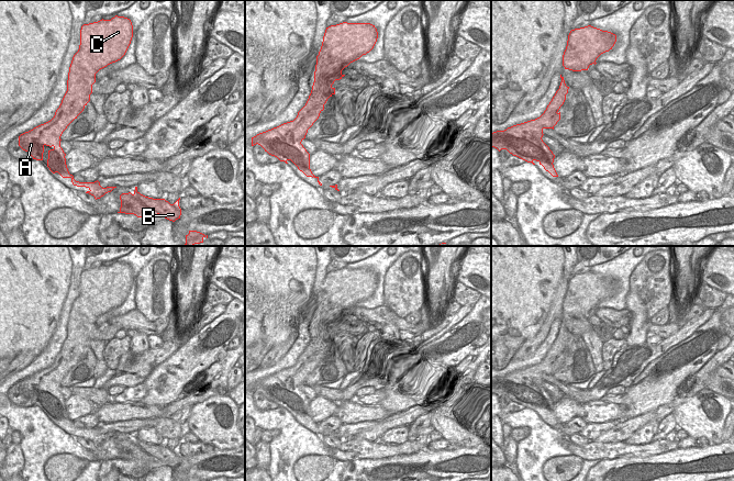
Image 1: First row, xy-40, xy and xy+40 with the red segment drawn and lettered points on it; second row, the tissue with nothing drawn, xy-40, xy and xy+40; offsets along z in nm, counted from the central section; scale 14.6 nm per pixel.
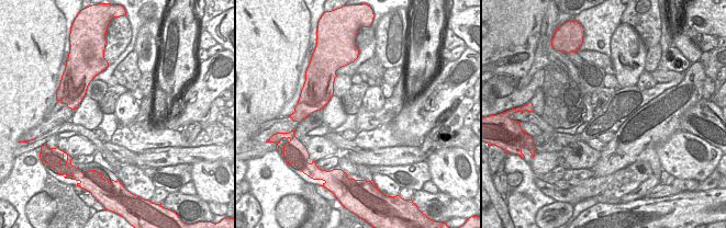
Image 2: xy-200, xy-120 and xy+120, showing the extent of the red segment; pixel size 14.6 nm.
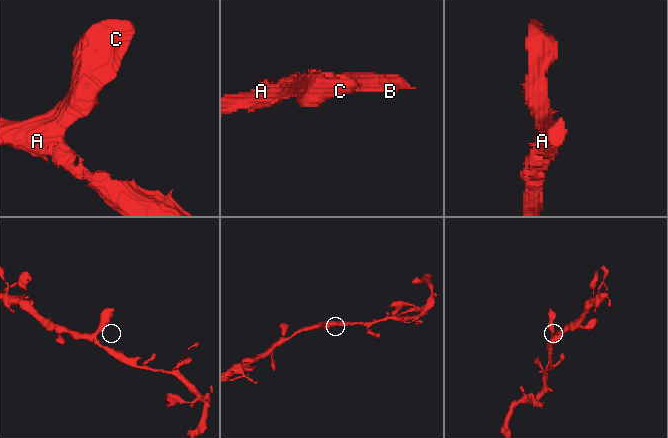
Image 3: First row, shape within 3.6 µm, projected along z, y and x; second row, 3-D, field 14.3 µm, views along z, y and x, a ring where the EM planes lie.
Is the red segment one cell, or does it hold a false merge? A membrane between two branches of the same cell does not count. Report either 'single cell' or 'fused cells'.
single cell

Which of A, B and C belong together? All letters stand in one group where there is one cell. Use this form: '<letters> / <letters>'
A B C

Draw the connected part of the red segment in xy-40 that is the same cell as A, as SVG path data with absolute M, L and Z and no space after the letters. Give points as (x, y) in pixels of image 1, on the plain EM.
M115 261L111 266L100 266L98 268L84 270L80 276L80 291L78 298L74 301L67 326L67 337L56 356L54 363L41 370L33 376L19 382L19 392L27 398L33 405L43 406L44 392L54 393L48 396L47 413L55 420L58 418L63 424L70 424L74 432L86 433L94 445L100 445L105 439L111 438L116 433L102 434L100 428L79 428L69 420L66 411L66 400L60 393L60 382L67 372L84 357L90 347L92 331L96 328L96 320L108 311L120 306L126 299L133 283L133 271L130 265Z

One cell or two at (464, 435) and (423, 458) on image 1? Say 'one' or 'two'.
two

